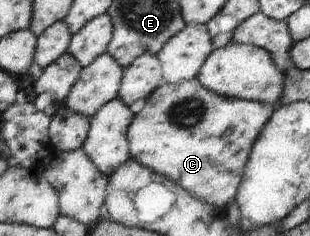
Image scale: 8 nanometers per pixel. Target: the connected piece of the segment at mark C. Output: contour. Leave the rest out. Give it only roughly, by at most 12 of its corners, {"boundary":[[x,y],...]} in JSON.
{"boundary":[[163,84],[131,158],[219,209],[275,106]]}

